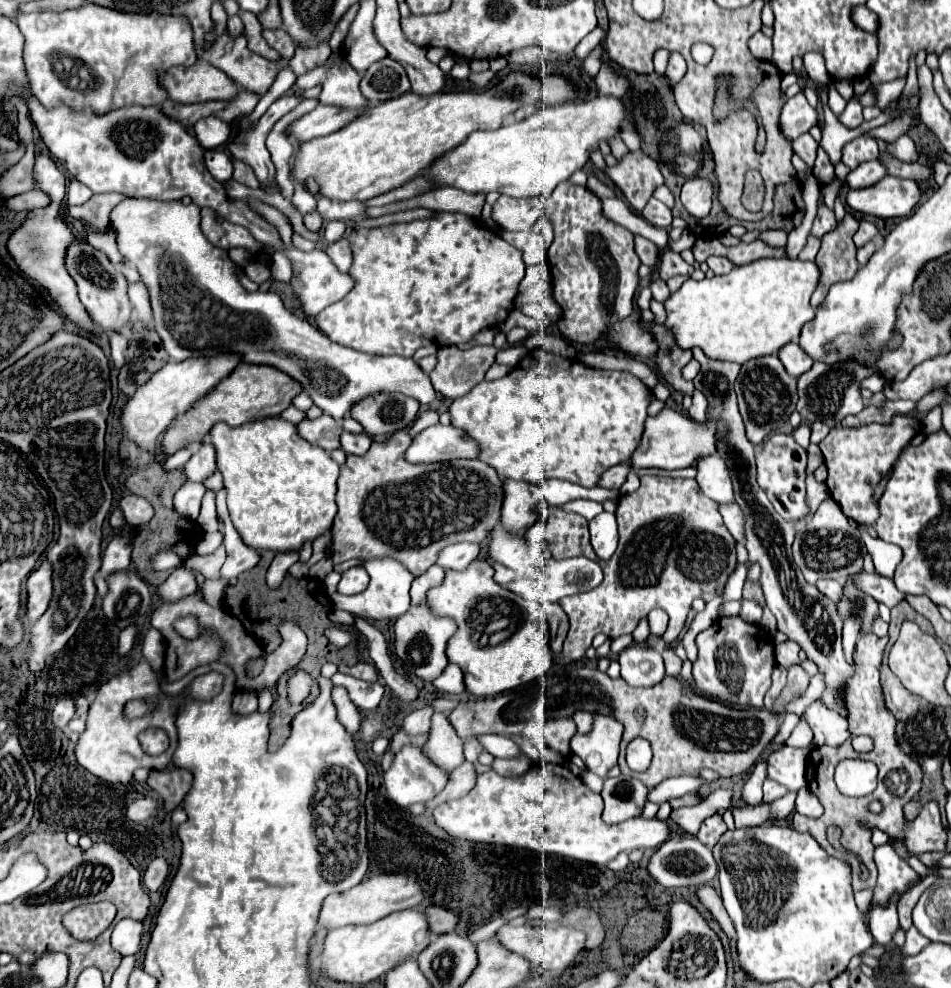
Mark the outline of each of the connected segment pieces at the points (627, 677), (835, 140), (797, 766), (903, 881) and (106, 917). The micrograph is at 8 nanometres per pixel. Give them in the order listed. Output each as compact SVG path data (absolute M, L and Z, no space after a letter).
M631 644L621 652L621 678L631 686L653 686L663 680L665 666L659 652L645 652L643 644Z
M828 105L823 106L823 111L825 126L822 131L822 138L819 145L828 153L833 165L841 161L842 148L848 141L858 138L859 136L863 136L865 132L869 131L869 128L881 126L881 124L885 124L885 122L889 122L891 118L895 118L895 116L897 116L897 112L895 112L895 110L881 112L875 120L865 122L865 124L863 124L863 126L859 126L859 128L848 129L841 124Z
M784 746L773 750L765 762L767 762L767 778L783 784L789 792L799 792L803 786L807 786L806 768L809 750L799 750L790 746Z
M885 844L879 850L879 878L875 886L875 894L871 900L871 906L887 904L895 894L903 894L909 884L919 882L919 874L907 864L905 858L901 858L891 844Z
M107 902L83 904L67 912L63 924L77 940L93 940L99 936L115 918L115 906Z

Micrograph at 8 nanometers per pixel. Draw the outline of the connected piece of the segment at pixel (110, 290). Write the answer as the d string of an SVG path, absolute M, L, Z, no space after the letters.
M75 240L65 254L65 268L79 288L79 300L91 314L93 322L105 332L123 332L131 336L131 302L127 296L127 280L113 268L109 258L85 240Z

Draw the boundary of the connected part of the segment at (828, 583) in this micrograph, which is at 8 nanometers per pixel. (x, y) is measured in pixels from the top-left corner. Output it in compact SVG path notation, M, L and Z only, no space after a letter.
M819 580L817 588L821 592L825 592L825 596L835 600L835 602L841 602L841 598L843 598L843 586L839 582L835 582L835 580Z

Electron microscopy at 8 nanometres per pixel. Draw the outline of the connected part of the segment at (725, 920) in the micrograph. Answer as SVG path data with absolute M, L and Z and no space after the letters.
M699 886L699 888L697 888L697 896L699 896L699 900L711 910L711 914L719 920L721 928L723 928L723 930L727 932L727 936L731 938L733 958L735 958L735 928L733 928L727 912L725 912L725 908L723 908L723 902L721 902L721 896L719 896L717 888L713 888L713 886Z

